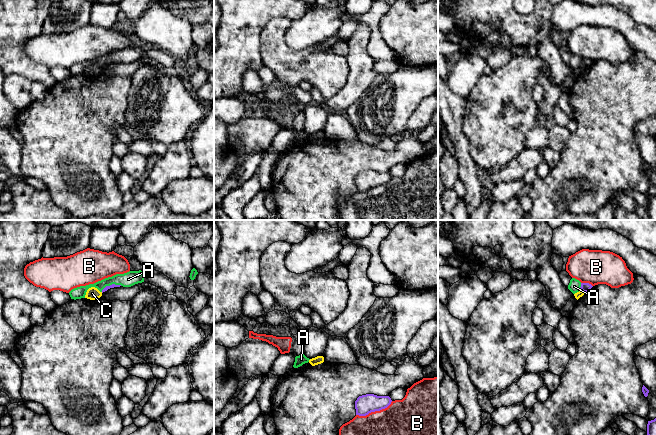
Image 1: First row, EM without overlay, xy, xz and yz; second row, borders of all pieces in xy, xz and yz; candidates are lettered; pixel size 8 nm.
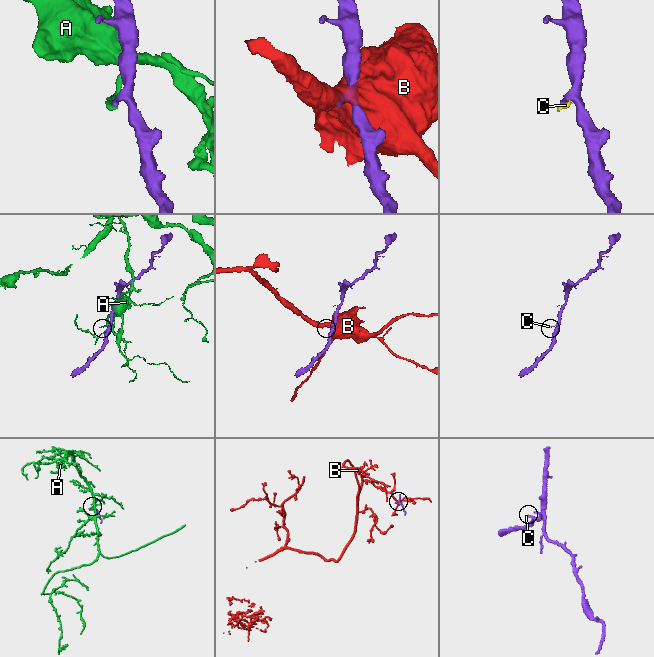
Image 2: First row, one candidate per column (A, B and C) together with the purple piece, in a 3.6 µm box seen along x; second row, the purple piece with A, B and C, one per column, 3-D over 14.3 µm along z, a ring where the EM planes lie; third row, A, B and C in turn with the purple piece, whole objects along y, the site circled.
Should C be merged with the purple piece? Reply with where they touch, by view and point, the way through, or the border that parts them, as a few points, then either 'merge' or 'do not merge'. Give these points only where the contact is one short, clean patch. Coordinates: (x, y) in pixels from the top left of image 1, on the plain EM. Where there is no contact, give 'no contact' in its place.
meets purple in yz at (583, 67); border along yz (580, 65), (585, 68); do not merge

